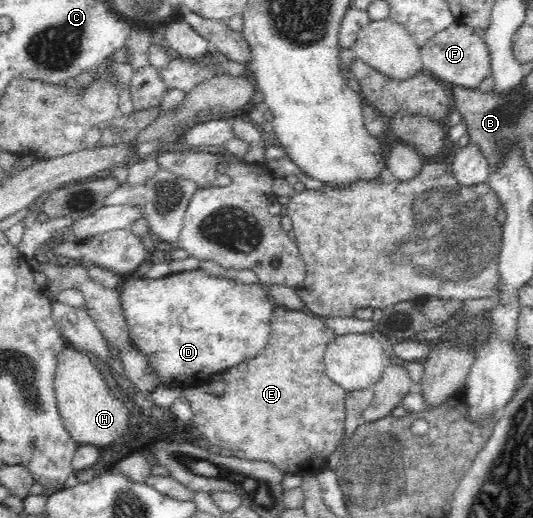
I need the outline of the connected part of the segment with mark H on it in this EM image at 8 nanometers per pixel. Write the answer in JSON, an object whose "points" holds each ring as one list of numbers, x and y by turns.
{"points":[[68,346,57,356,54,390,65,429,78,444,109,445,111,441,128,433,129,409,125,406,125,399,111,396,103,375,95,368,85,351]]}

